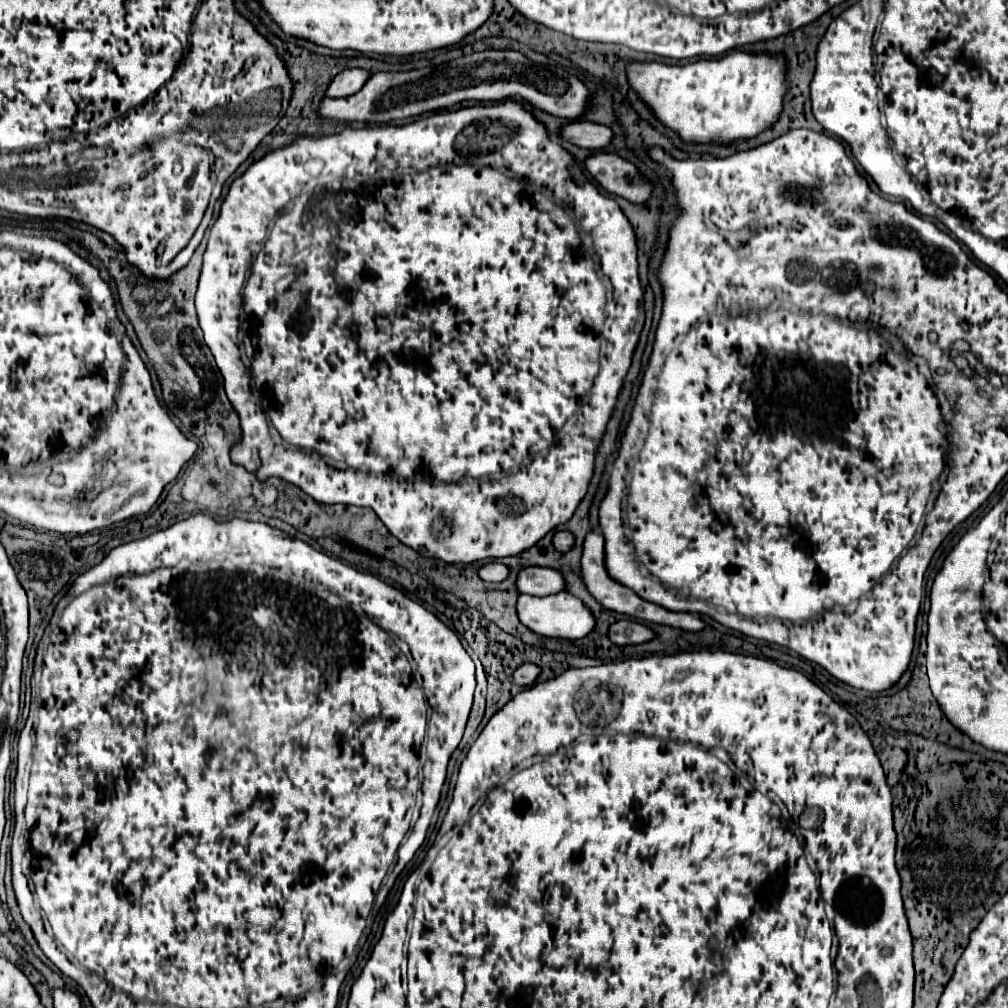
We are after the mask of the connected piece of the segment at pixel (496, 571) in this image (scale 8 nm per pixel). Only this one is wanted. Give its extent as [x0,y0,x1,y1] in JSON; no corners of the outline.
[479,561,509,583]

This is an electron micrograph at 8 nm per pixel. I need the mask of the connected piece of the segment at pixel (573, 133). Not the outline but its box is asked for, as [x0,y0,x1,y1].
[563,121,615,149]

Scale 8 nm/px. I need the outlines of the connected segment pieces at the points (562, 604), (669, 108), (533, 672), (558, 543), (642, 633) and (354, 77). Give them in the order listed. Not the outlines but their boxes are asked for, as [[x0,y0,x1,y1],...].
[[517,591,595,639],[629,51,787,143],[513,663,541,687],[553,531,575,553],[609,619,655,645],[327,69,371,97]]

